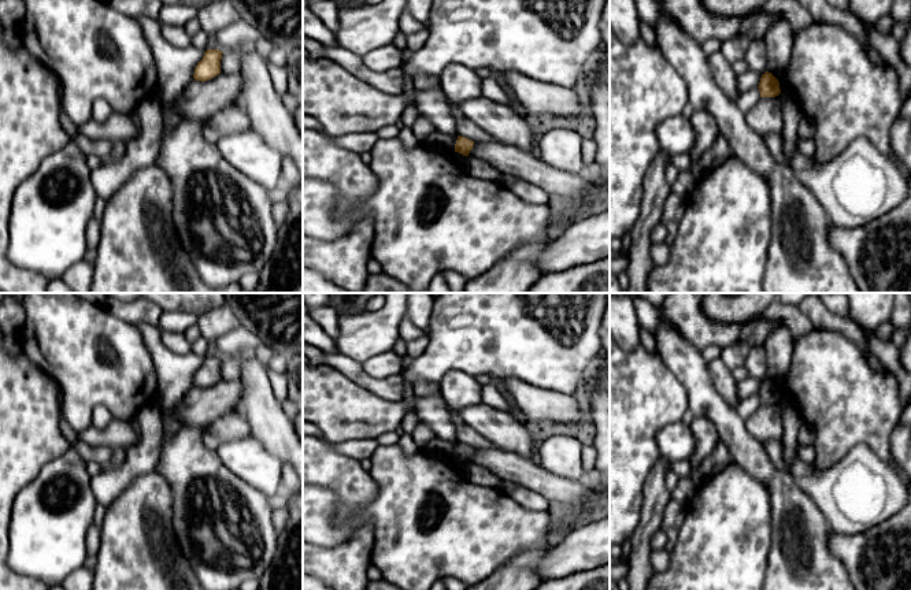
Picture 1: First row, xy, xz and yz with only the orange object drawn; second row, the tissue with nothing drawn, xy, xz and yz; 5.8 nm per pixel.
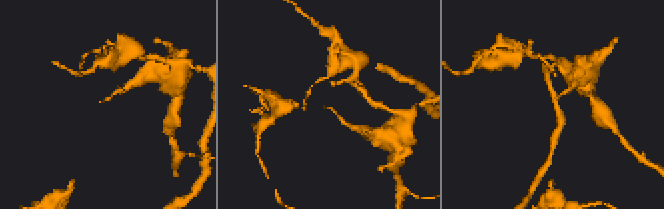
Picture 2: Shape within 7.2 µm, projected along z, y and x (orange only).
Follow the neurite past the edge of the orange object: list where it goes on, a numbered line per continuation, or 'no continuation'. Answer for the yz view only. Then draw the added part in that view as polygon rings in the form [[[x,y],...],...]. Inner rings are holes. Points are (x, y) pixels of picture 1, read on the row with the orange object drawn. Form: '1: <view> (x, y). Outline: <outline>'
no continuation

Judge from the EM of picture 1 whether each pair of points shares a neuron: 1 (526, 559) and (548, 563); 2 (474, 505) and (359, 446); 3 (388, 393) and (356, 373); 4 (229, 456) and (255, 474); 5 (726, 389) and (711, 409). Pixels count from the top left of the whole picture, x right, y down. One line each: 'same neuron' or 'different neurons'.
1: different neurons
2: different neurons
3: same neuron
4: same neuron
5: different neurons

